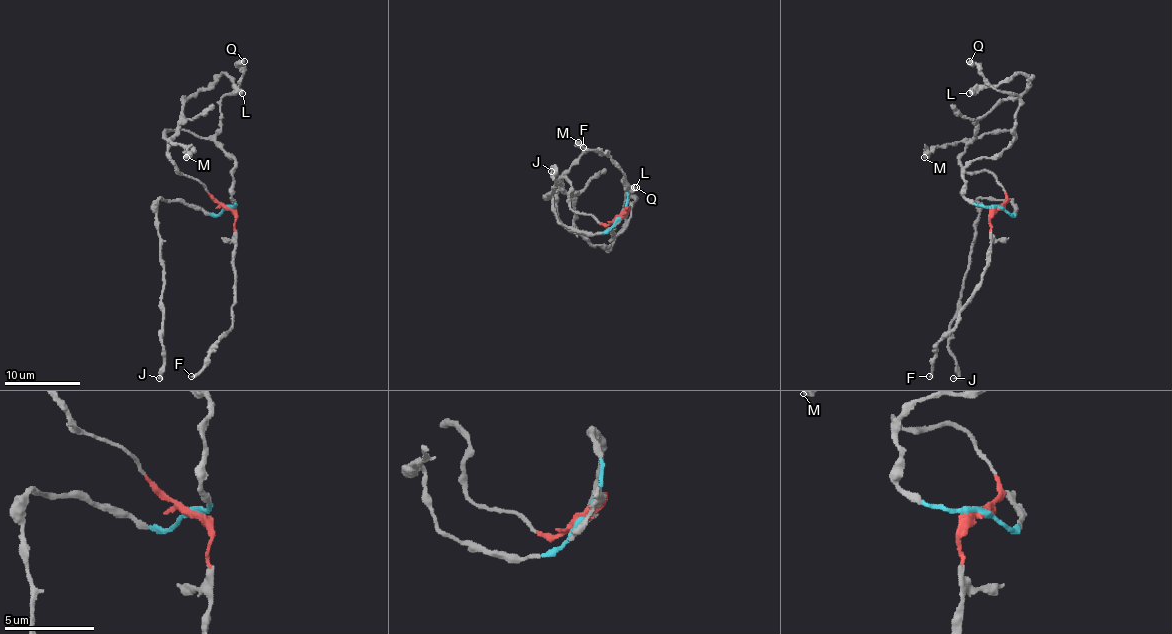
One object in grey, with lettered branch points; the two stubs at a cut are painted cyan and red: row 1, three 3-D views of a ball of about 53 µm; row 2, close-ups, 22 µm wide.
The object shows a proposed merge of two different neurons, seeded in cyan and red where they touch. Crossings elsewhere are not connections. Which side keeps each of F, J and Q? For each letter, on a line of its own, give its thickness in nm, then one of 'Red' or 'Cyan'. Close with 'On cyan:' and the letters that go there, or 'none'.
F: Thickness 240 nm. Red
J: Thickness 170 nm. Cyan
Q: Thickness 550 nm. Cyan
On cyan: J, Q

